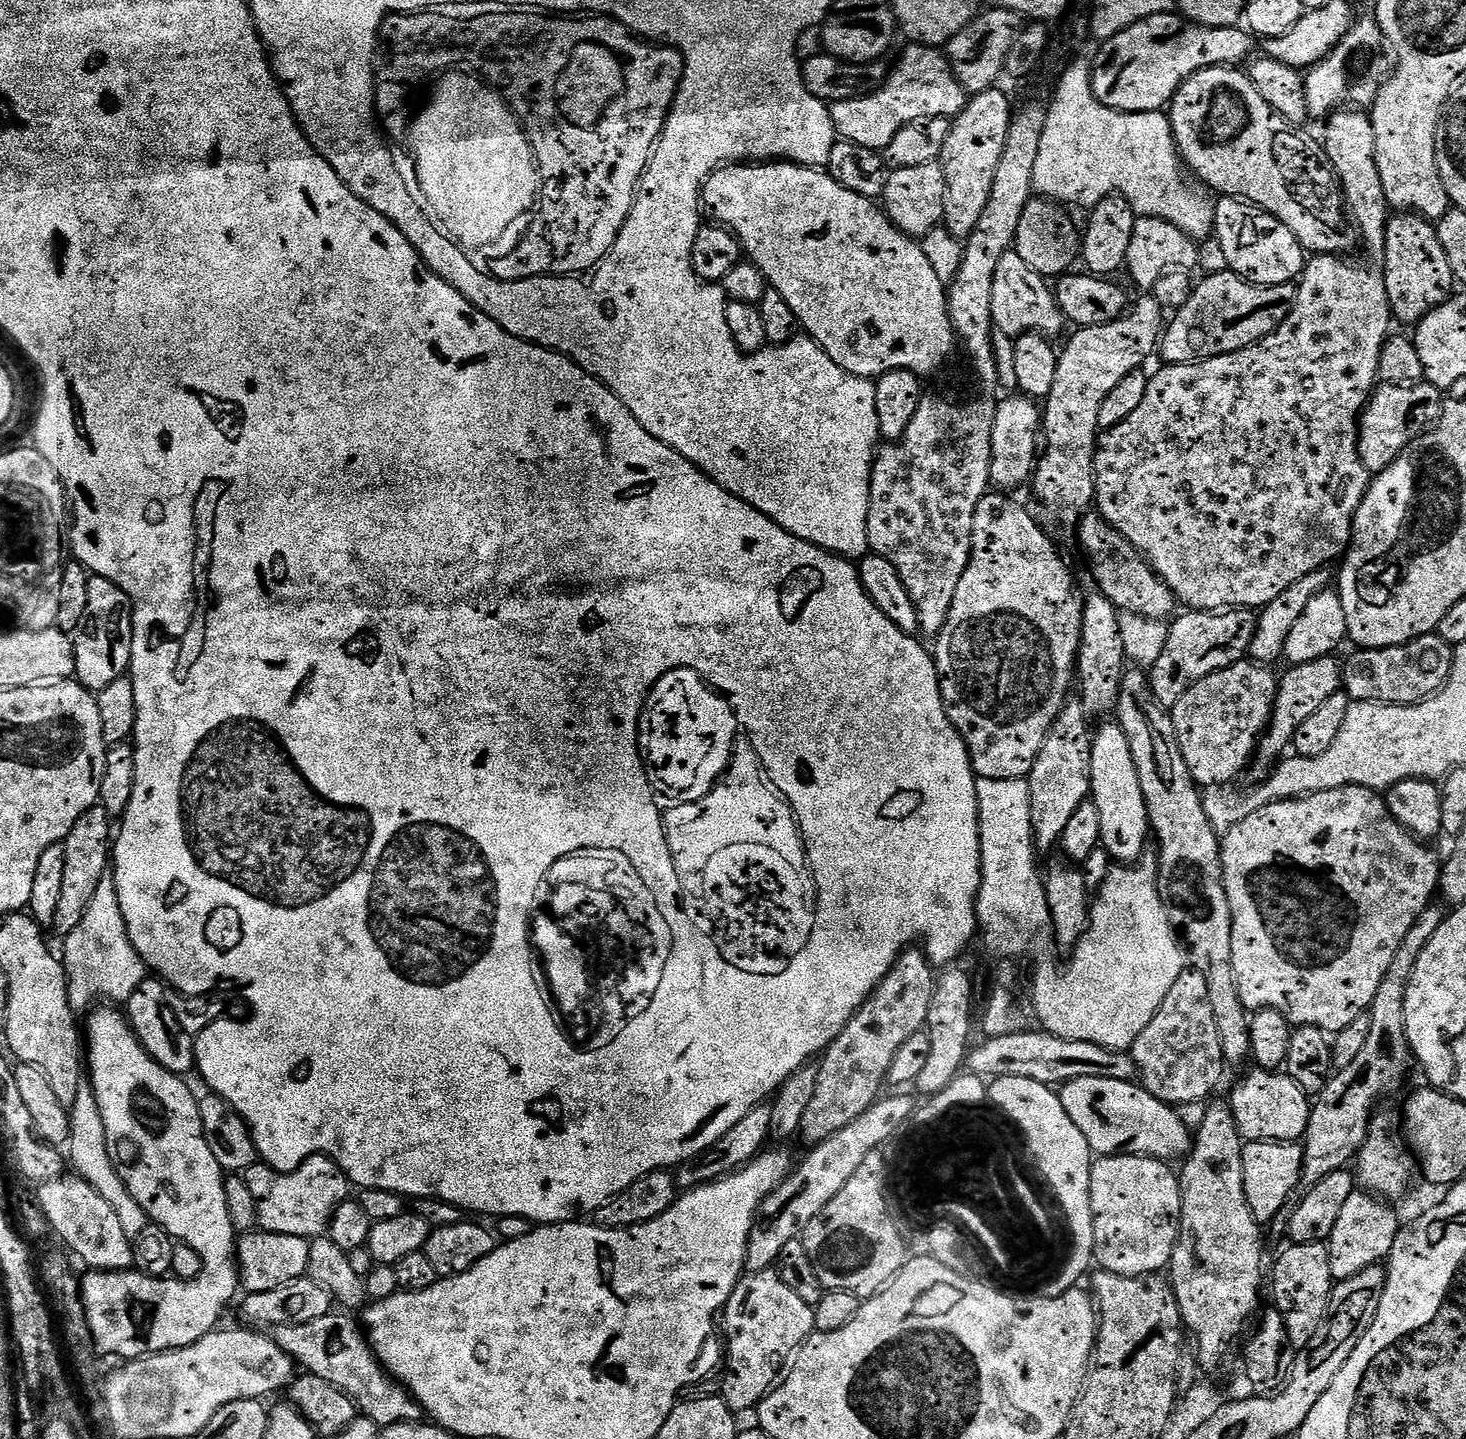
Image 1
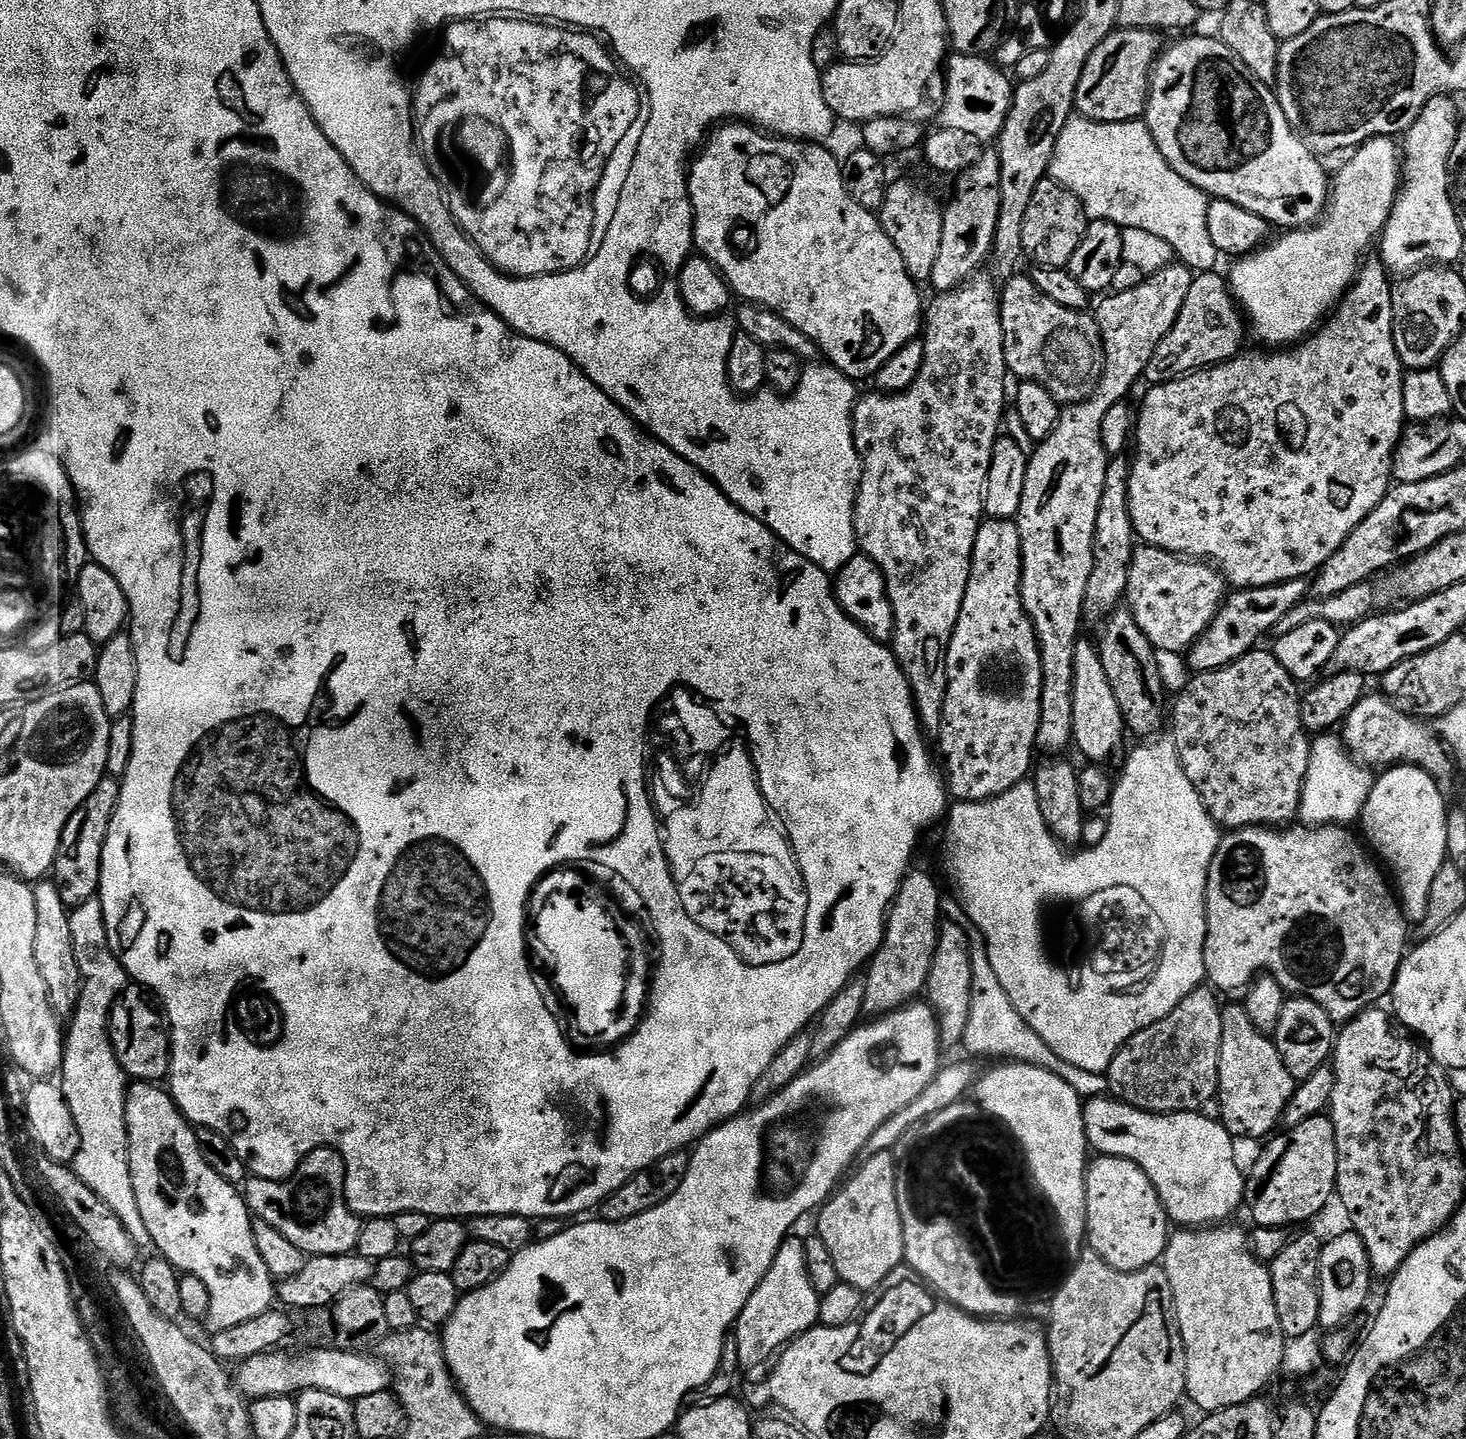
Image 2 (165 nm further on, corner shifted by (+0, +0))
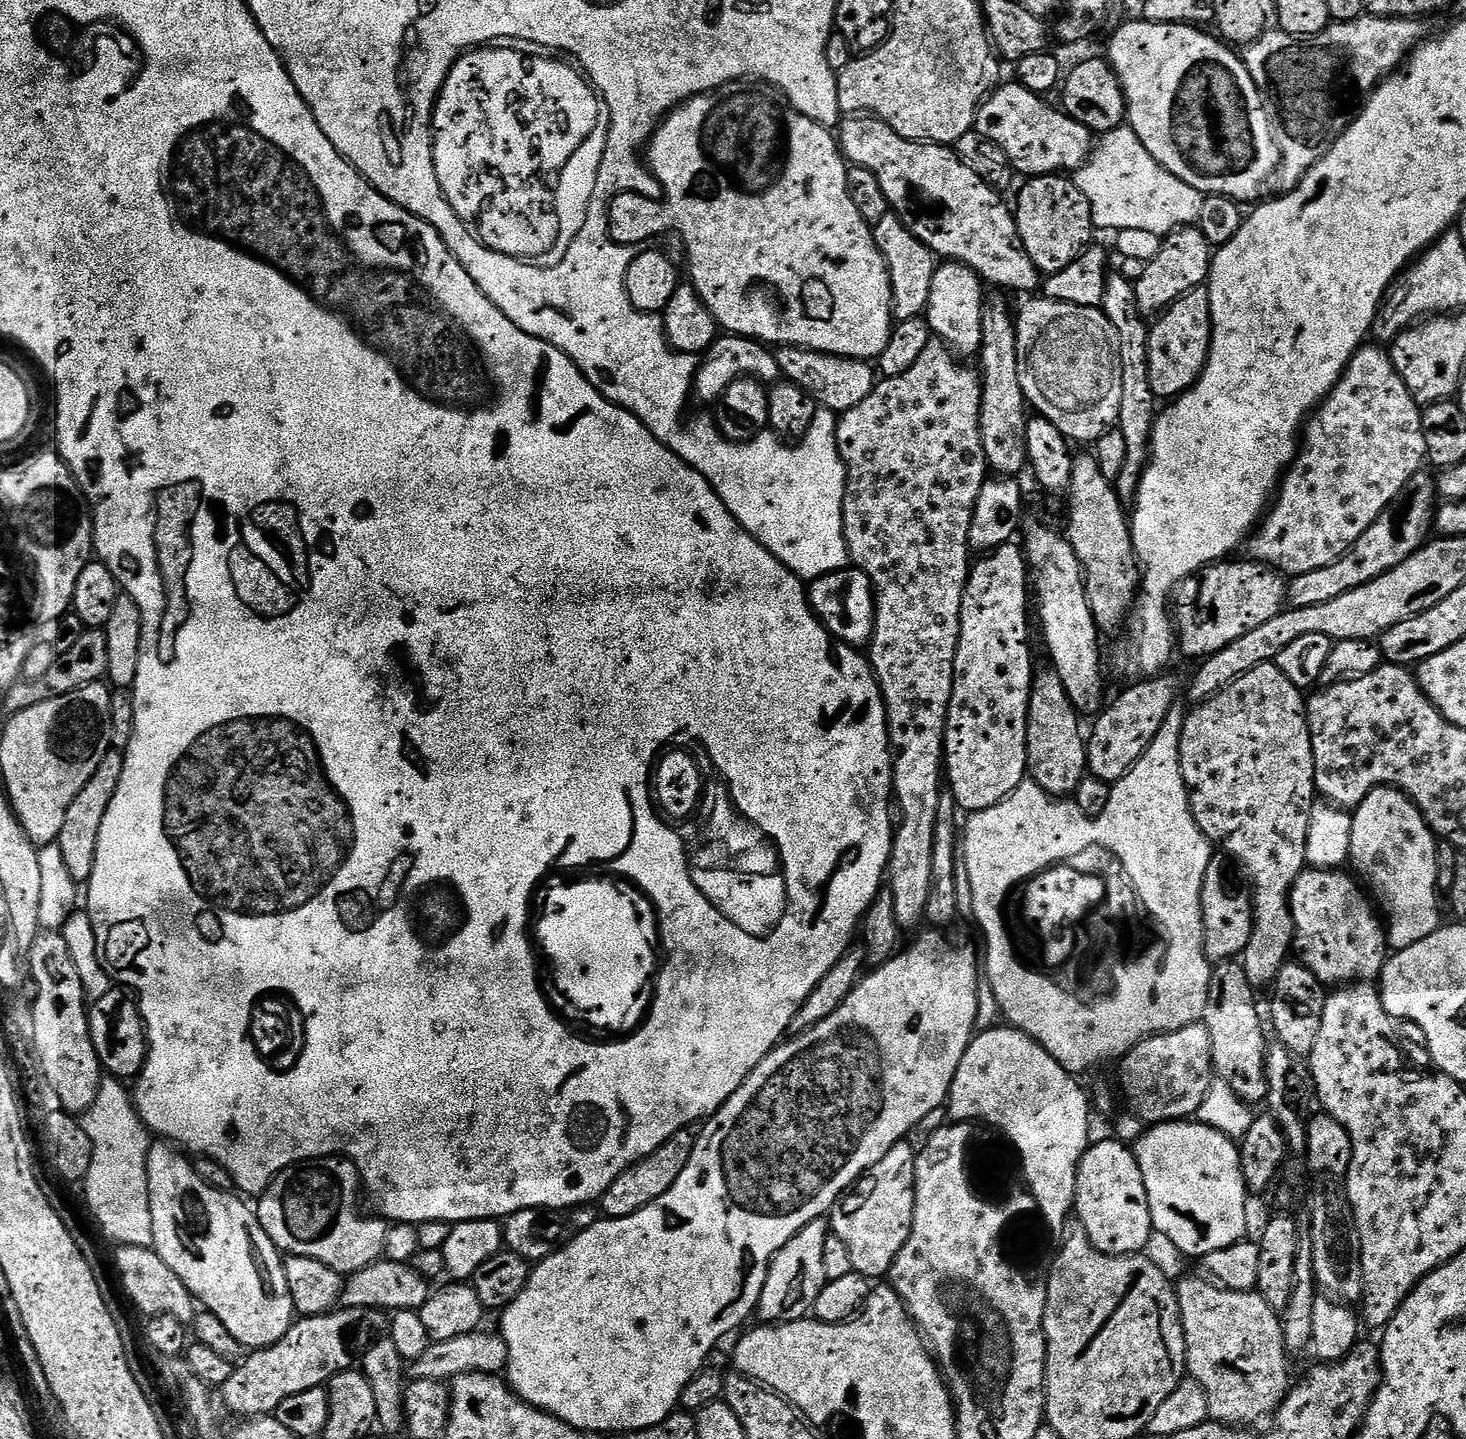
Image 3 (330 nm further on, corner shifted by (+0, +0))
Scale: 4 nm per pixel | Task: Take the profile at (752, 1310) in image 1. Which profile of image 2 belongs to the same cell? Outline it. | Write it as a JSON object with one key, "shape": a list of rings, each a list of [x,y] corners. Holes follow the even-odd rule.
{"shape":[[[796,1234],[789,1235],[782,1242],[770,1270],[764,1275],[754,1294],[750,1294],[750,1298],[744,1303],[742,1314],[735,1322],[734,1343],[740,1359],[739,1367],[756,1368],[768,1359],[771,1361],[796,1337],[817,1327],[820,1298],[821,1295],[814,1290],[806,1270],[804,1240],[796,1237]]]}

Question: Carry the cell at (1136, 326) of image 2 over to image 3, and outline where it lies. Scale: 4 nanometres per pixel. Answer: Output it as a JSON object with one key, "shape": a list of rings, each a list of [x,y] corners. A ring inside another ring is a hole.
{"shape":[[[1199,227],[1177,228],[1163,237],[1160,253],[1143,265],[1140,277],[1135,277],[1136,301],[1141,313],[1152,318],[1169,308],[1179,296],[1201,287],[1212,270],[1213,245],[1200,232]]]}

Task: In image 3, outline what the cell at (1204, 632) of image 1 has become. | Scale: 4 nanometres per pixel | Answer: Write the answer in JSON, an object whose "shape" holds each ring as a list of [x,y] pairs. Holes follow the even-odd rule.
{"shape":[[[1424,470],[1415,472],[1410,478],[1410,482],[1406,482],[1406,486],[1402,486],[1402,490],[1396,495],[1394,502],[1390,502],[1390,506],[1386,510],[1382,510],[1379,518],[1364,531],[1362,538],[1358,538],[1358,542],[1354,542],[1348,547],[1343,556],[1330,562],[1330,566],[1310,570],[1310,574],[1291,577],[1287,581],[1287,607],[1322,606],[1322,602],[1330,602],[1334,598],[1339,598],[1341,594],[1346,594],[1346,590],[1358,590],[1358,586],[1366,586],[1366,582],[1374,582],[1374,578],[1382,578],[1382,574],[1394,570],[1394,566],[1406,562],[1406,558],[1410,558],[1410,554],[1414,554],[1418,549],[1424,547],[1433,535],[1438,507],[1435,479],[1431,475],[1428,477],[1426,473],[1427,471]]]}

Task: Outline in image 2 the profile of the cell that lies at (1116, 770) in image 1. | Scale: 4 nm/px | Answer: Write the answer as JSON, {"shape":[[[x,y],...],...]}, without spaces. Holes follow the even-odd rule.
{"shape":[[[1087,638],[1081,639],[1074,650],[1074,726],[1072,727],[1072,738],[1075,747],[1080,747],[1080,752],[1085,756],[1085,761],[1096,766],[1107,765],[1107,760],[1112,760],[1120,751],[1123,753],[1124,736],[1126,729],[1124,719],[1118,710],[1118,698],[1114,698],[1114,690],[1110,690],[1110,682],[1106,682],[1106,670],[1102,670],[1102,658],[1099,647],[1092,644]]]}

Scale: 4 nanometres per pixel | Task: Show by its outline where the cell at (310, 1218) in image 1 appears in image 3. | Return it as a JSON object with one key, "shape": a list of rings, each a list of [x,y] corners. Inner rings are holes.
{"shape":[[[323,1156],[292,1164],[272,1177],[267,1190],[255,1201],[254,1211],[262,1230],[281,1253],[314,1258],[330,1270],[351,1274],[384,1256],[389,1230],[389,1225],[375,1215],[360,1217],[356,1209],[360,1192],[362,1196],[360,1171],[353,1160]]]}

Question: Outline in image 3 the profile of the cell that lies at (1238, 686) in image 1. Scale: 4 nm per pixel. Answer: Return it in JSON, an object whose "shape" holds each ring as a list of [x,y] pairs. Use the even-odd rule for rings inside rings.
{"shape":[[[1276,663],[1254,666],[1254,670],[1242,674],[1218,695],[1195,705],[1185,715],[1180,769],[1188,788],[1194,822],[1202,834],[1213,845],[1220,847],[1221,844],[1223,851],[1245,873],[1252,875],[1252,933],[1244,947],[1242,963],[1253,988],[1267,989],[1275,985],[1278,974],[1290,960],[1292,938],[1296,934],[1290,897],[1294,882],[1308,864],[1306,842],[1312,809],[1318,800],[1305,693],[1282,674]]]}

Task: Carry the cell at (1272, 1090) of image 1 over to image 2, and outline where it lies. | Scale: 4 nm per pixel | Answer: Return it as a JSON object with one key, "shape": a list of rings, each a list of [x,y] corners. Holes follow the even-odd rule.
{"shape":[[[1225,1003],[1222,1011],[1222,1050],[1218,1058],[1219,1121],[1233,1138],[1245,1136],[1248,1140],[1263,1141],[1281,1127],[1284,1111],[1296,1093],[1298,1082],[1290,1070],[1286,1070],[1275,1039],[1257,1030],[1243,1003]]]}

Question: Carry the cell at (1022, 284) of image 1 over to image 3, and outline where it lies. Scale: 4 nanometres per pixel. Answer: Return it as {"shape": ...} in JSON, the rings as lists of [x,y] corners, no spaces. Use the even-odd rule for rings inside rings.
{"shape":[[[1036,298],[1025,299],[1028,301],[1021,306],[1020,312],[1018,308],[1018,315],[1015,317],[1016,345],[1018,346],[1018,378],[1022,382],[1024,398],[1039,415],[1045,416],[1050,422],[1054,422],[1054,426],[1058,426],[1060,433],[1063,436],[1067,436],[1069,441],[1076,442],[1076,440],[1081,440],[1084,443],[1081,445],[1091,445],[1093,442],[1101,440],[1107,432],[1111,432],[1117,427],[1118,406],[1122,403],[1122,357],[1118,354],[1118,334],[1114,334],[1114,326],[1104,317],[1104,313],[1100,308],[1074,306],[1061,300],[1049,300],[1047,298],[1032,299]]]}

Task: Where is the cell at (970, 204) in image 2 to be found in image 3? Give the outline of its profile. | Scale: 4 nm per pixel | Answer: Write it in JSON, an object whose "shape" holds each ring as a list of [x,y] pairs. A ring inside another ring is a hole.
{"shape":[[[944,262],[937,267],[934,282],[930,282],[930,302],[926,313],[928,328],[933,337],[943,340],[957,357],[979,357],[985,295],[986,285],[973,268],[955,262]]]}

